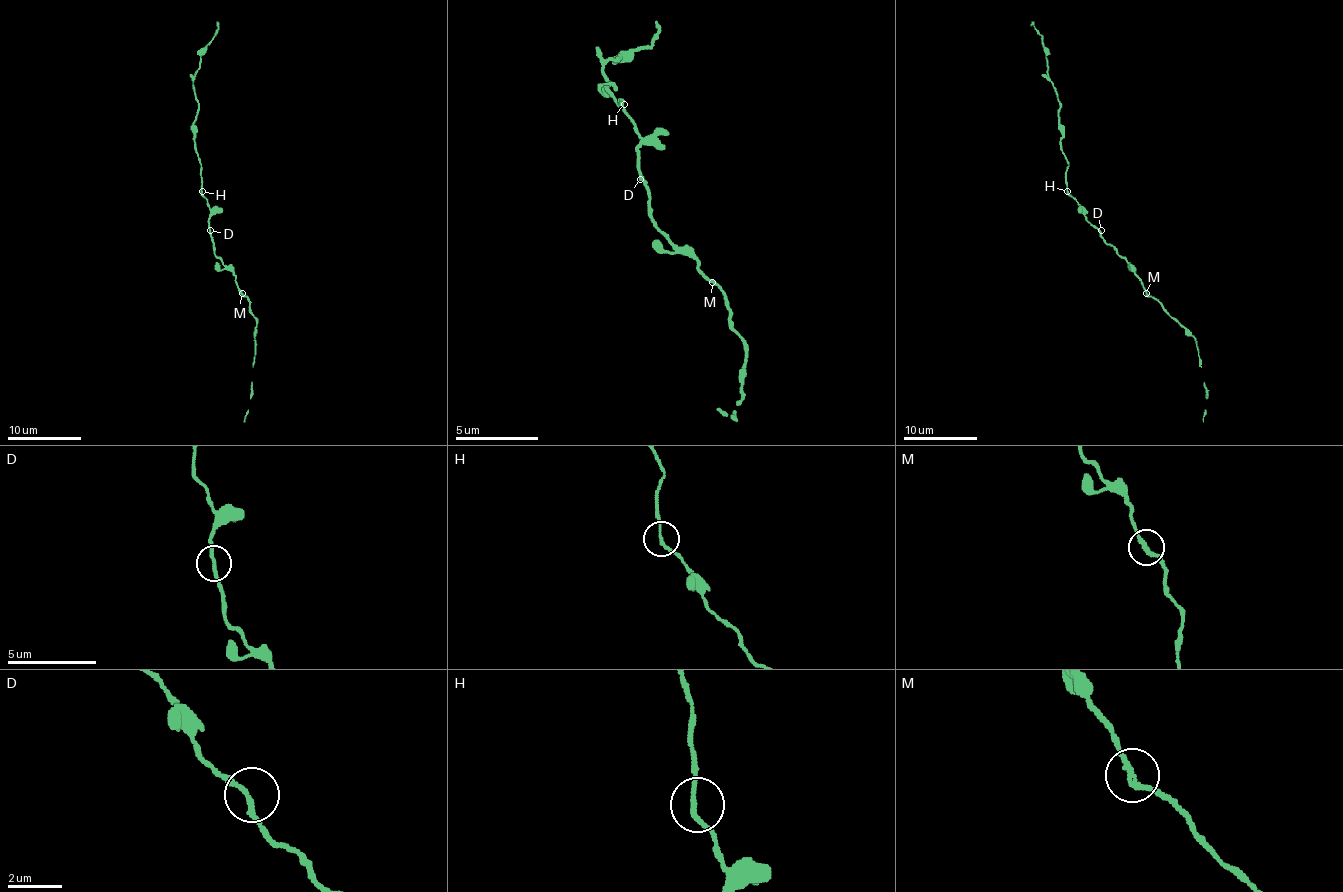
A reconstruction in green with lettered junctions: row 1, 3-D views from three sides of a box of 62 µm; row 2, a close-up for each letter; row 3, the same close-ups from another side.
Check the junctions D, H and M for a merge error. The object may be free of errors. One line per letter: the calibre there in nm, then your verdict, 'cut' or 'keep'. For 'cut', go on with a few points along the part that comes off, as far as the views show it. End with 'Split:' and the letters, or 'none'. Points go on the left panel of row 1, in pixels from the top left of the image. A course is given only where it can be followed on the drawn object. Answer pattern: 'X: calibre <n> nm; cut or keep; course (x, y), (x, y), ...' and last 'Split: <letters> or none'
D: calibre 170 nm; keep
H: calibre 170 nm; keep
M: calibre 170 nm; keep
Split: none

